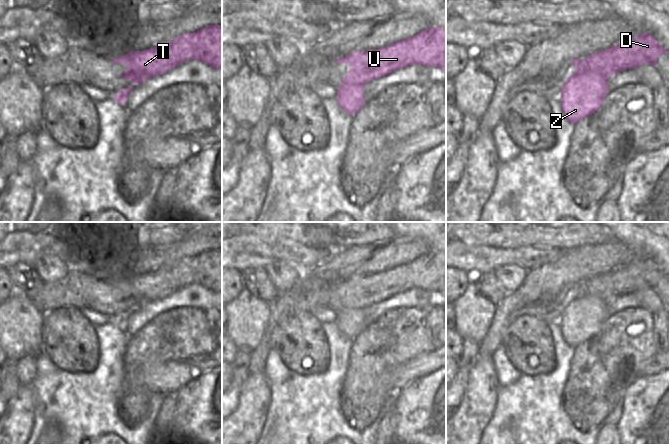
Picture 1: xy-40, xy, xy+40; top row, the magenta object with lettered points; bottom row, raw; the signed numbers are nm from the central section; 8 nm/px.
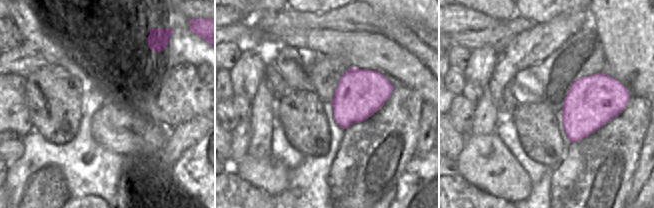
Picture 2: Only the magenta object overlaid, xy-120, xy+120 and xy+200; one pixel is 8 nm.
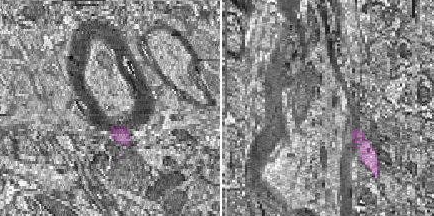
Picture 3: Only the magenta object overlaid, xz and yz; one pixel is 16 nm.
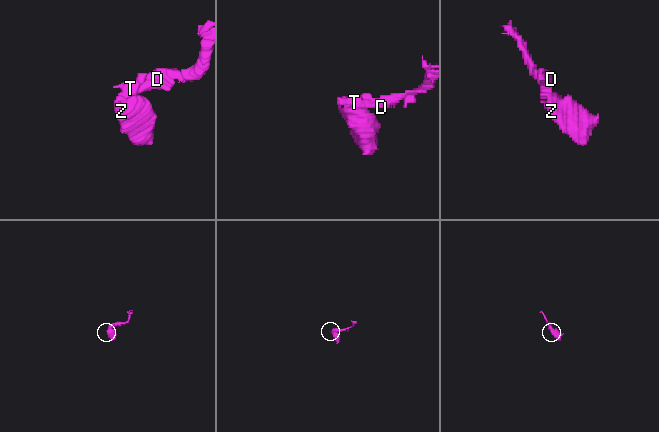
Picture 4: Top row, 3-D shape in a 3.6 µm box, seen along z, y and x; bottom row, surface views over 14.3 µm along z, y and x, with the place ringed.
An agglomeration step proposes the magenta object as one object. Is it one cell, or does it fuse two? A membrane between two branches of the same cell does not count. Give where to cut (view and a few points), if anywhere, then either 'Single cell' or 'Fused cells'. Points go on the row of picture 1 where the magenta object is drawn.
Split along xy+40 (606, 76), (593, 71), (584, 71), (566, 83). Fused cells

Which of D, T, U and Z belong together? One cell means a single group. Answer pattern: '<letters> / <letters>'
D T U / Z

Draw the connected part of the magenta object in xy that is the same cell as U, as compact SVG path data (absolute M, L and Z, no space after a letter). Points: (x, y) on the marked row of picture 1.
M430 27L410 39L392 43L380 49L356 51L346 57L336 59L335 63L348 63L351 66L351 70L346 73L345 78L341 80L341 86L348 83L364 85L408 65L437 67L446 72L446 30L440 27Z

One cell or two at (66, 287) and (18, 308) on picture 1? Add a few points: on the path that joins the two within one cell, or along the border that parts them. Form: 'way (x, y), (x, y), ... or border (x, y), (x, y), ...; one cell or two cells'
border (13, 292), (25, 294), (44, 311); two cells

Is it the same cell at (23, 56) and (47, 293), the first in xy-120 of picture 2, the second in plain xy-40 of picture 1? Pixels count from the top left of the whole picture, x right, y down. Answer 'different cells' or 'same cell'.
same cell

